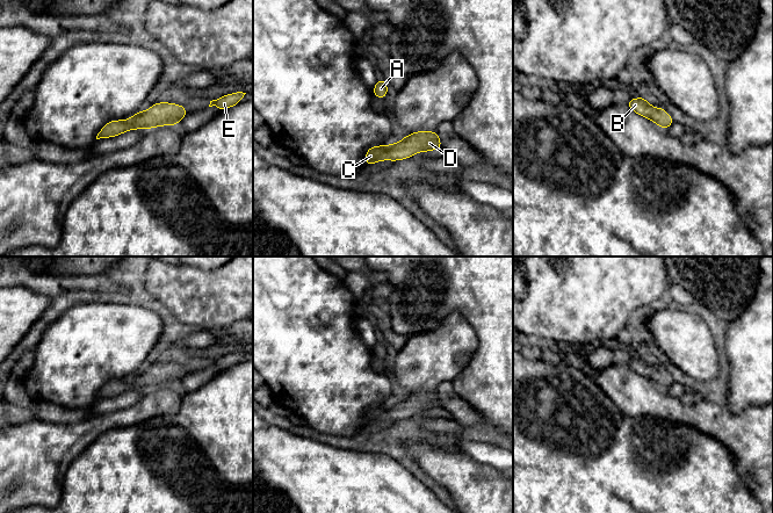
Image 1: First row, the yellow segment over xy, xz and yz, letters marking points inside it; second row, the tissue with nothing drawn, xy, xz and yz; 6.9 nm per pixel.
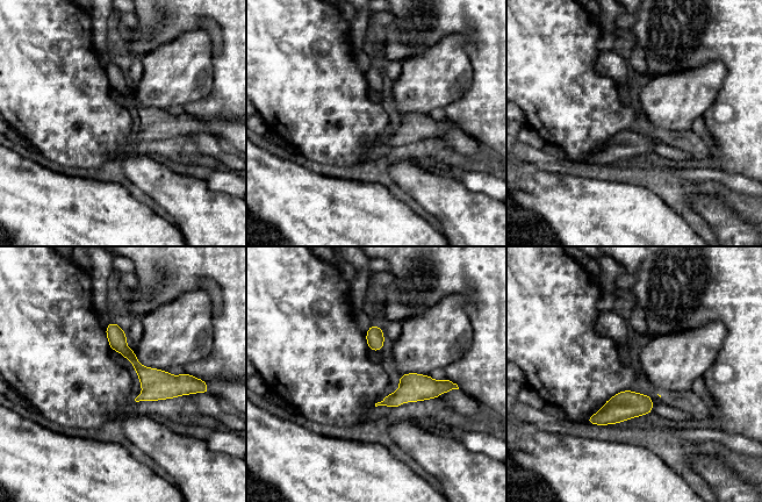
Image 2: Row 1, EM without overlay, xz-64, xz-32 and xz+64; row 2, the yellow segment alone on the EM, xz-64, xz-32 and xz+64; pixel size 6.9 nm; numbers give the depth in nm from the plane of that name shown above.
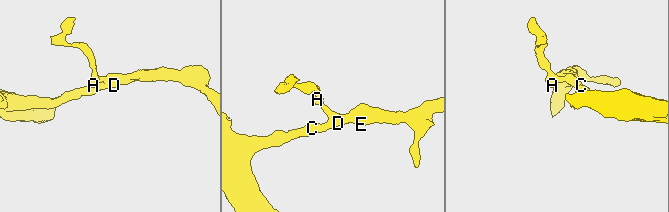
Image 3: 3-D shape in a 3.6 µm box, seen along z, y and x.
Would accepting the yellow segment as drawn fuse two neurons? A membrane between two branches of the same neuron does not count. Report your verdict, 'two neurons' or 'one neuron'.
one neuron

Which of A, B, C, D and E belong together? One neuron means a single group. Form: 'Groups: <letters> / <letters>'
Groups: A B C D E

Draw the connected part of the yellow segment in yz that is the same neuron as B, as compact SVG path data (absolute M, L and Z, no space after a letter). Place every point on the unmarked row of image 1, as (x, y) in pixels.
M644 356L640 359L631 357L626 364L638 375L648 377L663 389L666 389L674 383L673 378L666 374L666 369L664 367L662 369L657 369L650 366Z

